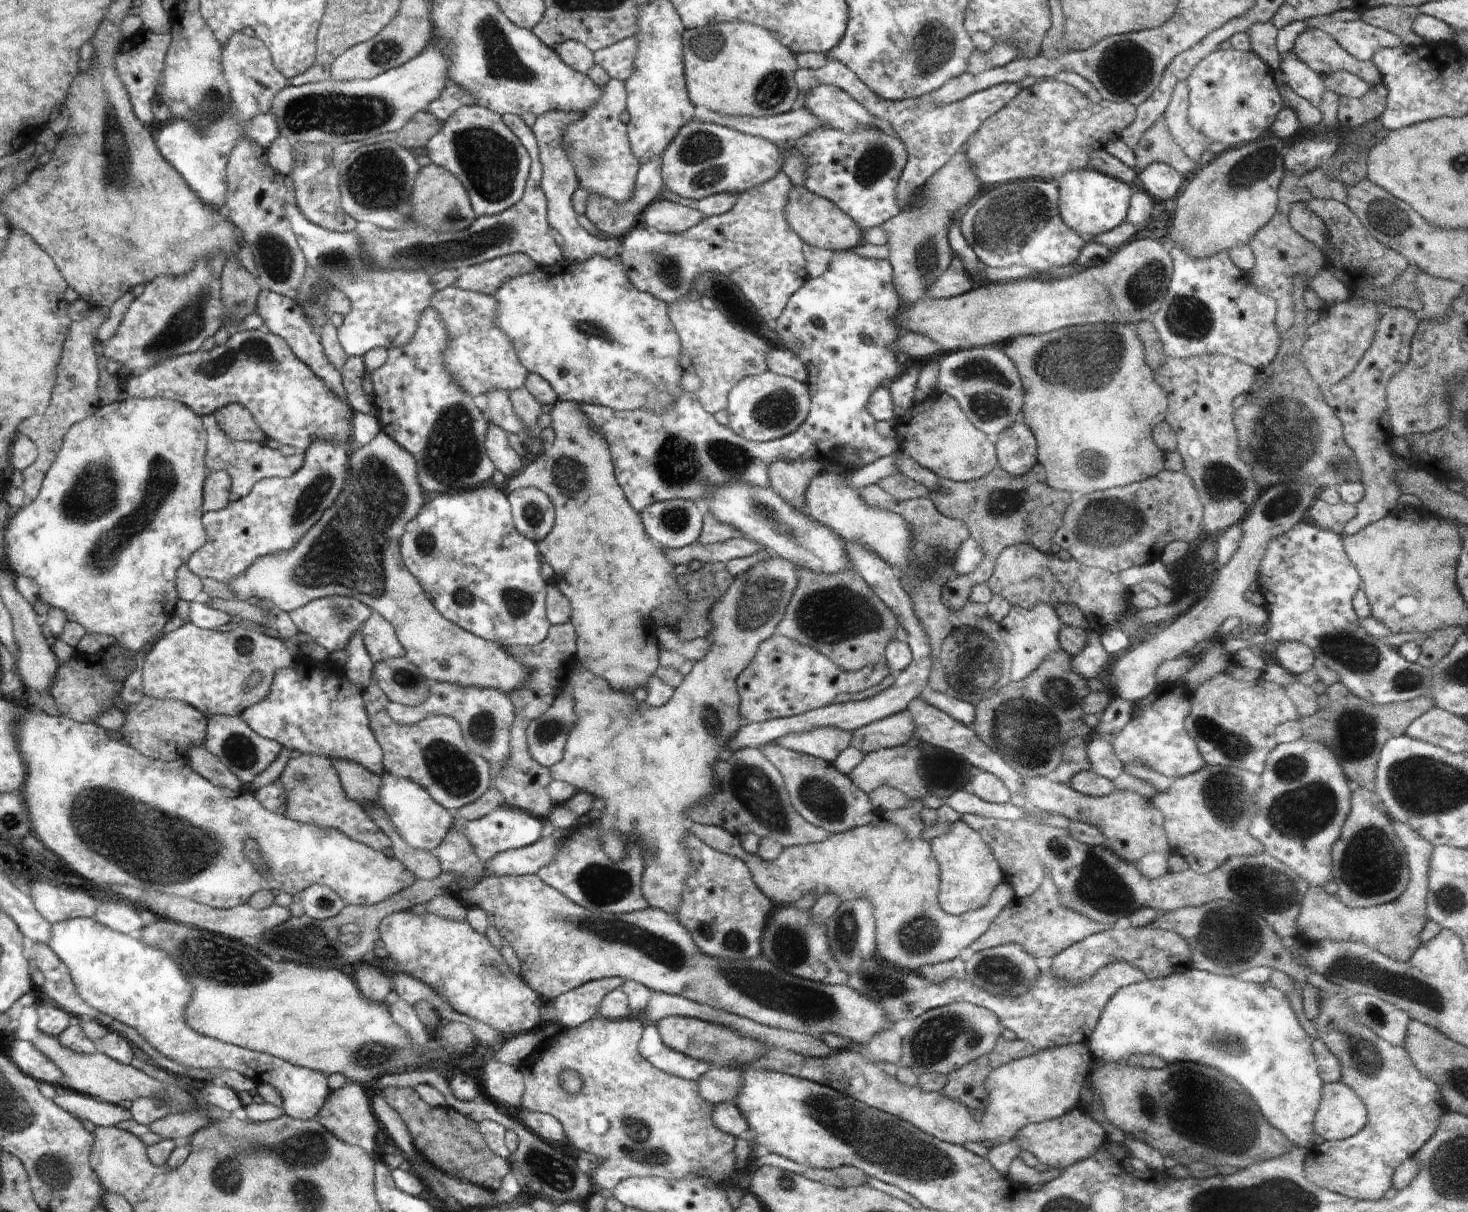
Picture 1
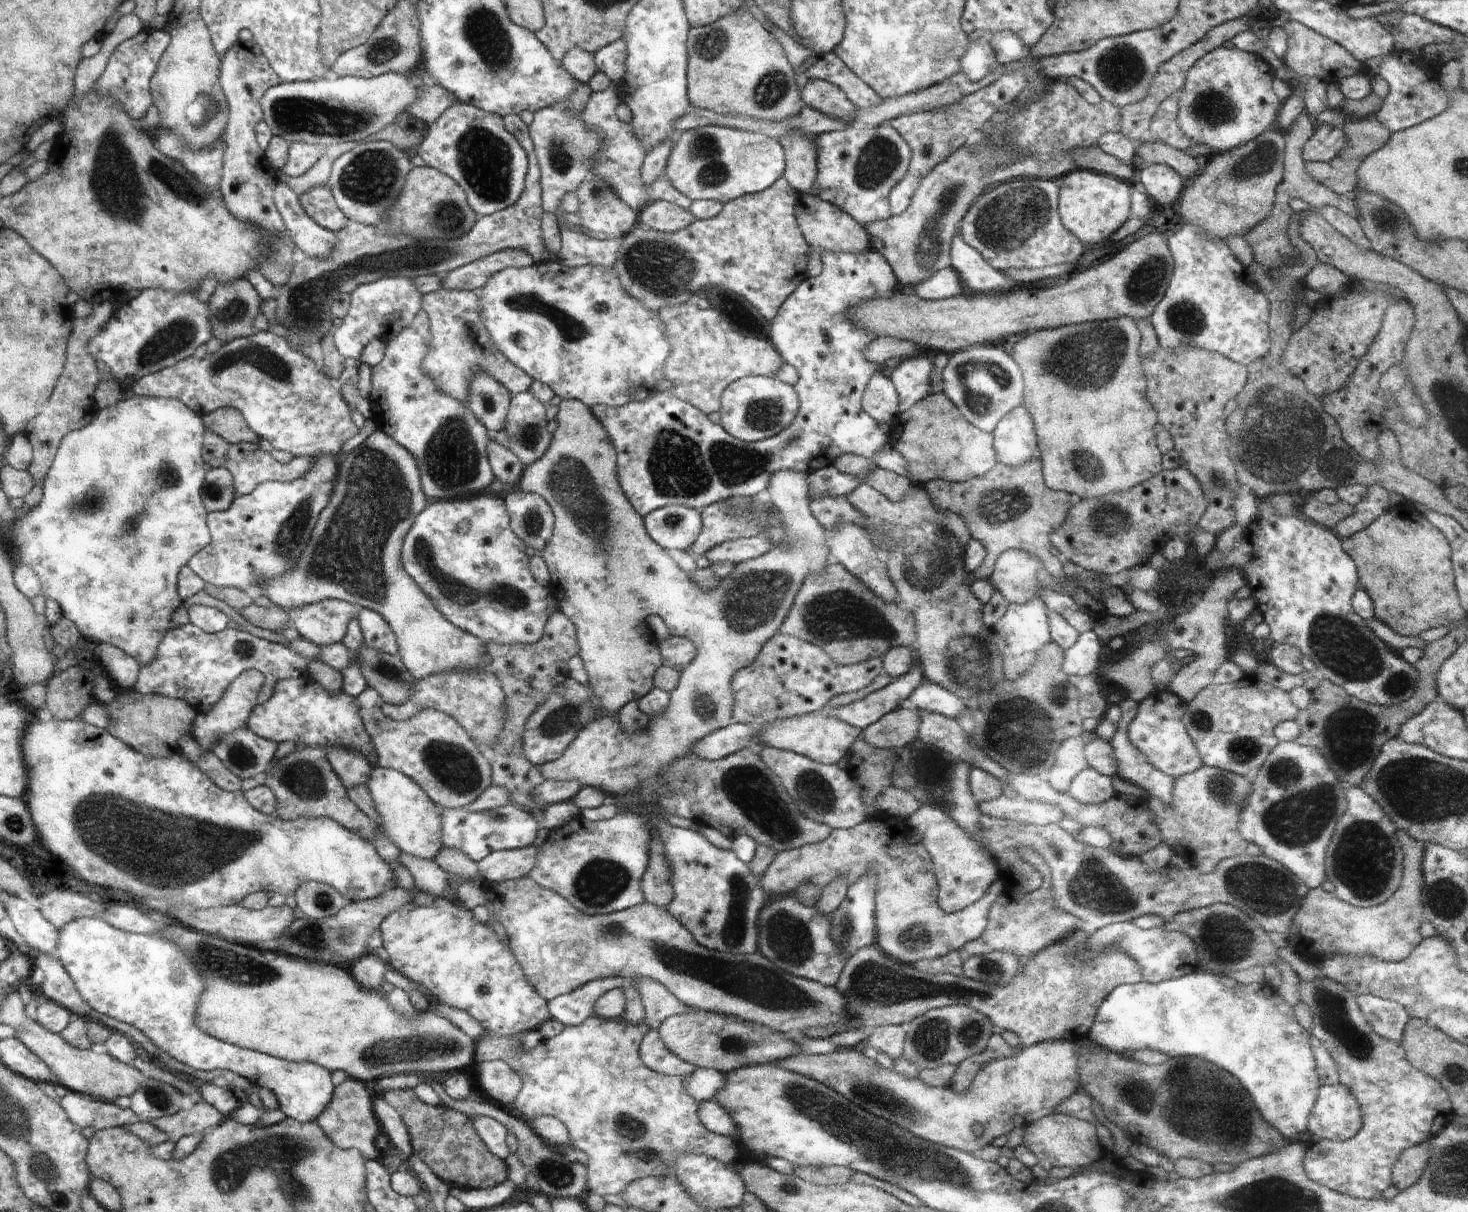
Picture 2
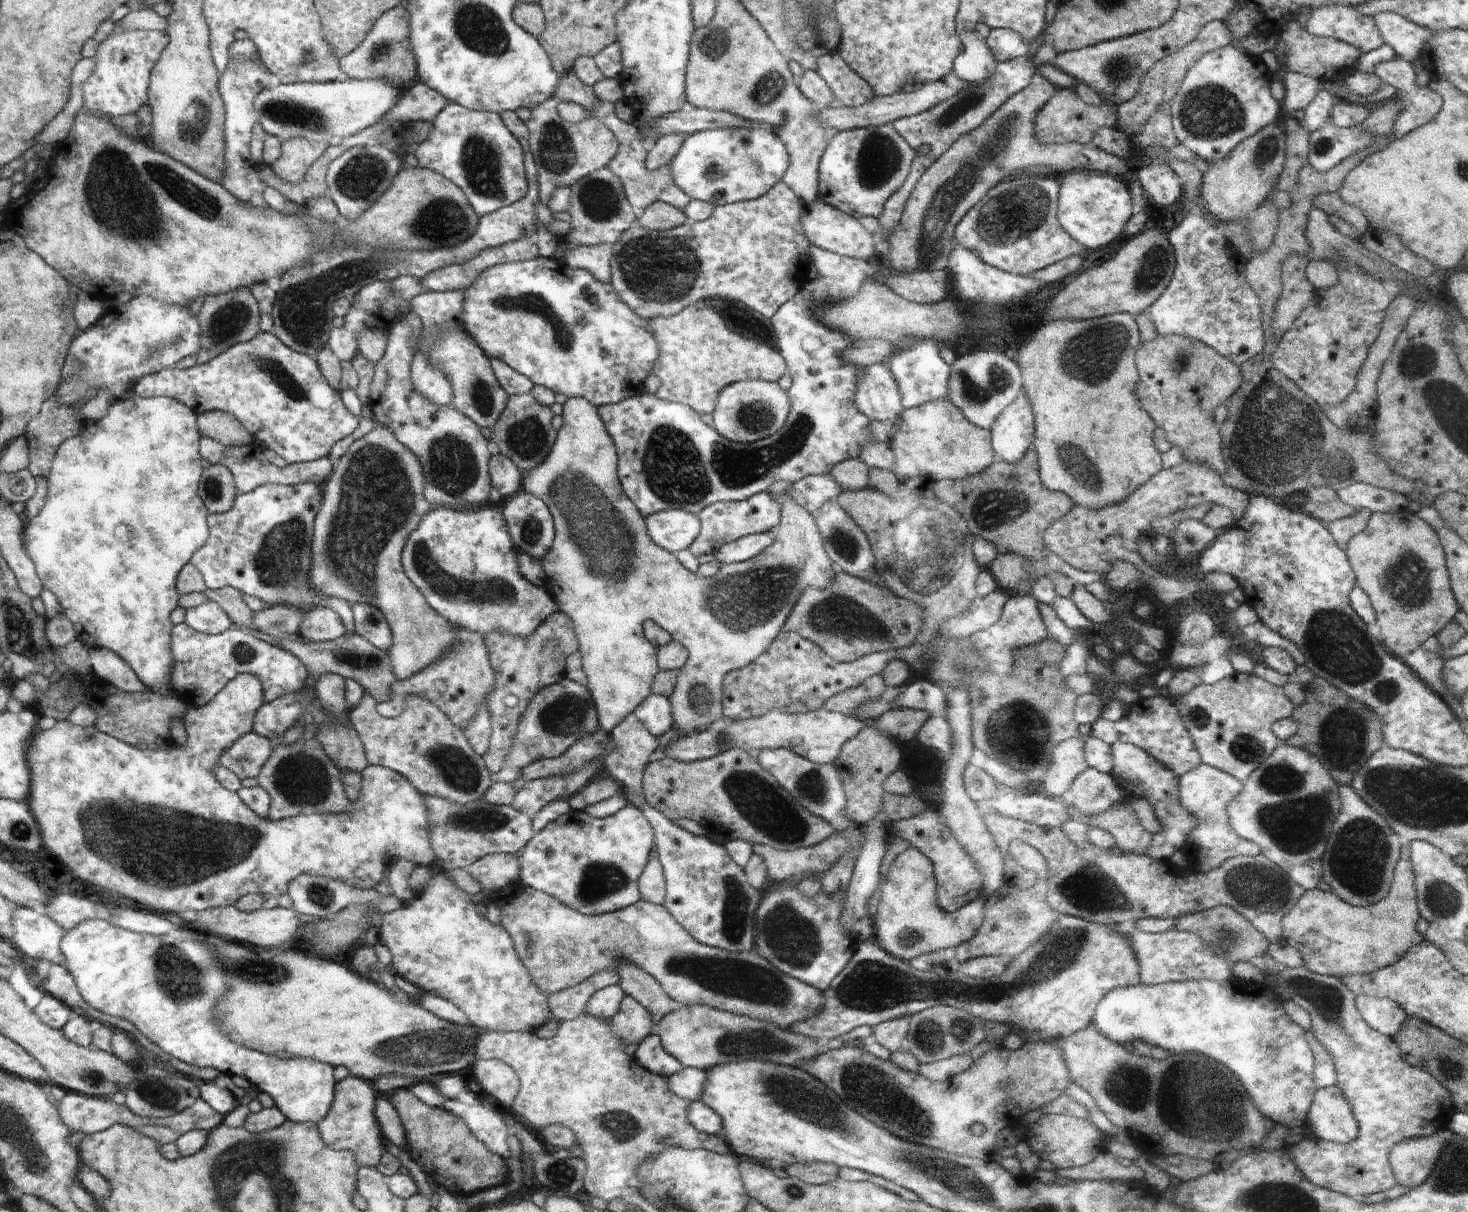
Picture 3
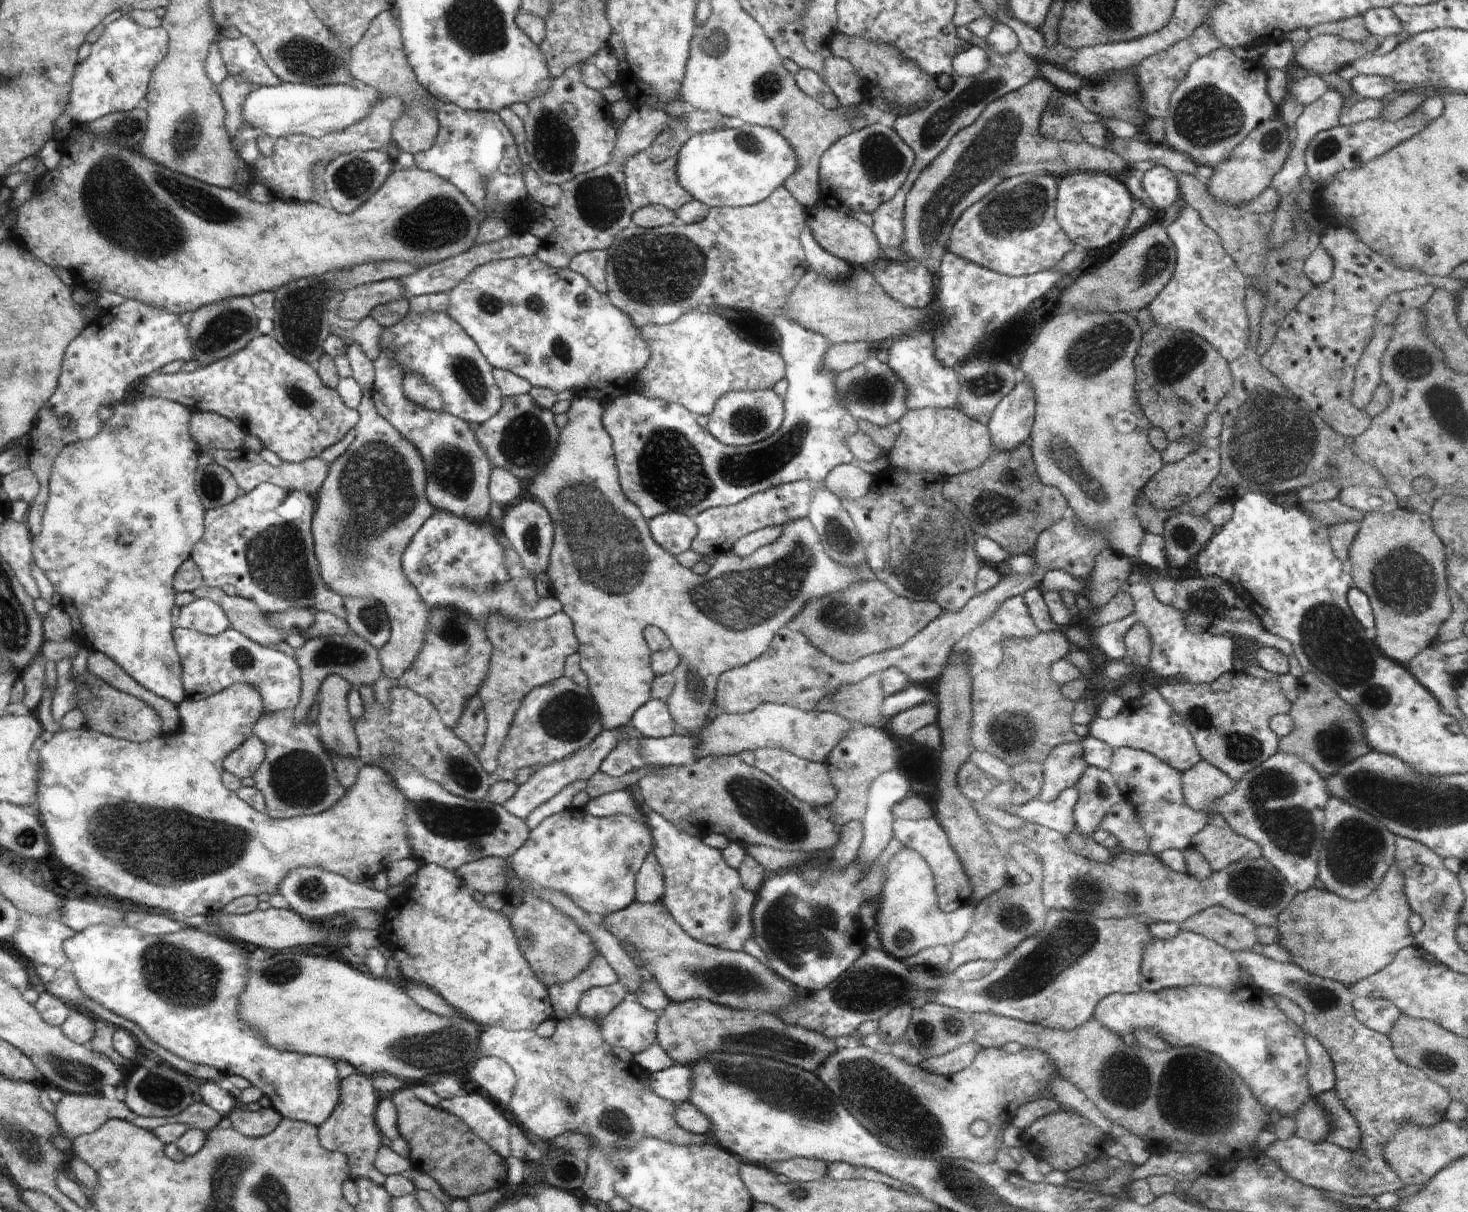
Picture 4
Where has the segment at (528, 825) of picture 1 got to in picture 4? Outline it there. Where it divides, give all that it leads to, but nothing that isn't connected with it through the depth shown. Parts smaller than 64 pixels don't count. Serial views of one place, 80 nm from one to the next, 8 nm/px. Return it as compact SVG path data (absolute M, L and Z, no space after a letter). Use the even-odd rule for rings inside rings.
M394 754L389 759L389 766L382 768L399 784L408 798L407 825L411 834L411 843L415 850L413 858L416 858L420 863L434 863L454 873L458 868L476 859L498 857L508 860L531 836L531 828L528 826L528 822L518 815L513 815L502 805L496 805L488 800L471 801L450 794L441 785L420 776L409 765L404 765L401 761L398 761Z

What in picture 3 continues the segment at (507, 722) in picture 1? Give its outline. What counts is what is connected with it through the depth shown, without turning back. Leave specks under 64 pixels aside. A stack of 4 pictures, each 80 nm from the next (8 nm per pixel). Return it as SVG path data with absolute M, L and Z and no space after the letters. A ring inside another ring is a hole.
M449 619L446 620L449 622L449 629L456 634L456 638L436 663L392 685L391 700L378 704L378 711L381 715L390 718L399 717L407 706L407 698L412 695L422 697L439 707L461 729L469 725L472 717L476 716L477 711L480 710L480 706L488 712L487 698L495 693L495 671L490 663L484 636L466 631Z

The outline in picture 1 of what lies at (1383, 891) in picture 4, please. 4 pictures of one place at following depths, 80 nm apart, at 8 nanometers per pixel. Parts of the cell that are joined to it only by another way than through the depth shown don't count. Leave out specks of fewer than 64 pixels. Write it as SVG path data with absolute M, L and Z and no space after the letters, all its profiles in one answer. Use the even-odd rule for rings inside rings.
M1393 820L1393 827L1398 838L1405 846L1406 856L1408 859L1409 883L1405 887L1405 891L1392 902L1384 903L1376 906L1376 908L1366 908L1362 910L1354 910L1346 908L1342 902L1336 900L1335 895L1331 895L1324 891L1323 887L1308 887L1303 896L1302 908L1297 918L1298 939L1308 943L1316 943L1324 940L1343 941L1350 939L1351 942L1364 943L1372 948L1380 950L1388 958L1397 961L1406 962L1410 960L1416 949L1421 946L1421 931L1428 921L1426 914L1426 895L1429 883L1429 866L1432 860L1433 848L1420 833L1409 827L1409 824Z

